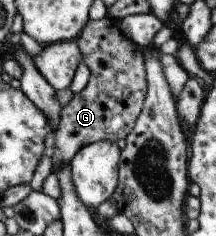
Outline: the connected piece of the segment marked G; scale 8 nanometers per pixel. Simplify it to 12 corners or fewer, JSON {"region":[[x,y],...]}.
{"region":[[109,16],[74,42],[86,87],[60,110],[52,172],[129,136],[147,92],[142,48]]}

